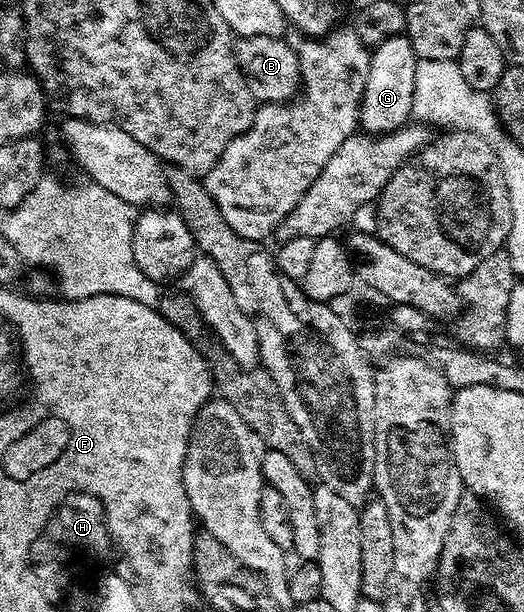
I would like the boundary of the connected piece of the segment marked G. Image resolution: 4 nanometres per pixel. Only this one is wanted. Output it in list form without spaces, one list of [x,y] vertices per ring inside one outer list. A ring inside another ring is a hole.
[[[405,35],[385,39],[371,53],[369,75],[359,103],[359,125],[368,134],[382,135],[401,129],[412,120],[413,83],[415,82],[415,52],[411,40]]]

